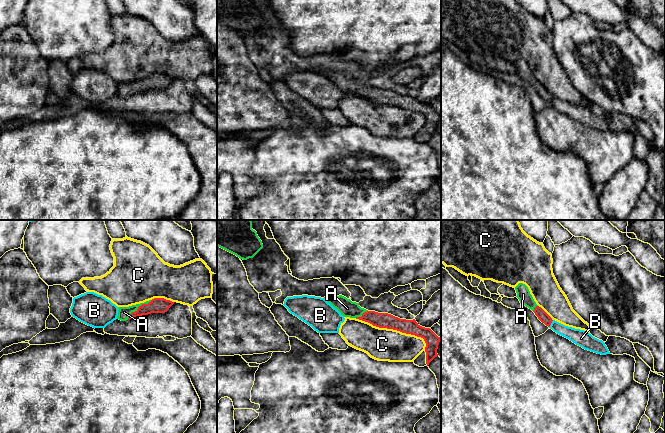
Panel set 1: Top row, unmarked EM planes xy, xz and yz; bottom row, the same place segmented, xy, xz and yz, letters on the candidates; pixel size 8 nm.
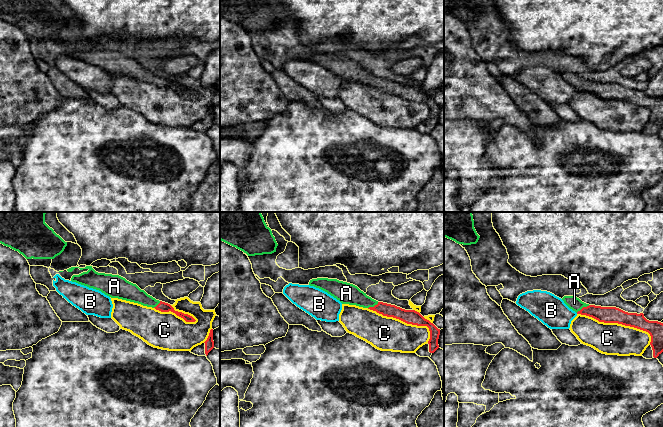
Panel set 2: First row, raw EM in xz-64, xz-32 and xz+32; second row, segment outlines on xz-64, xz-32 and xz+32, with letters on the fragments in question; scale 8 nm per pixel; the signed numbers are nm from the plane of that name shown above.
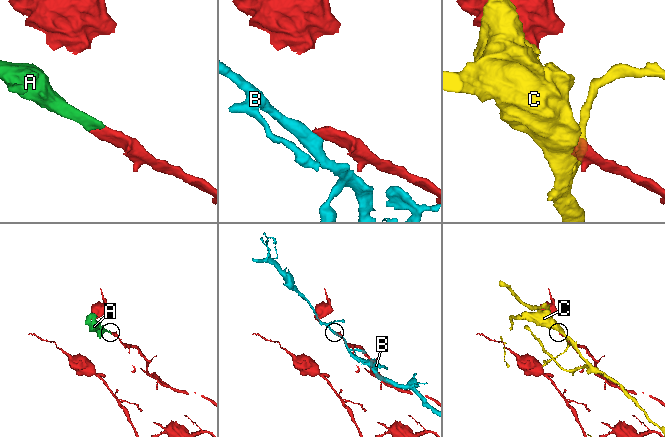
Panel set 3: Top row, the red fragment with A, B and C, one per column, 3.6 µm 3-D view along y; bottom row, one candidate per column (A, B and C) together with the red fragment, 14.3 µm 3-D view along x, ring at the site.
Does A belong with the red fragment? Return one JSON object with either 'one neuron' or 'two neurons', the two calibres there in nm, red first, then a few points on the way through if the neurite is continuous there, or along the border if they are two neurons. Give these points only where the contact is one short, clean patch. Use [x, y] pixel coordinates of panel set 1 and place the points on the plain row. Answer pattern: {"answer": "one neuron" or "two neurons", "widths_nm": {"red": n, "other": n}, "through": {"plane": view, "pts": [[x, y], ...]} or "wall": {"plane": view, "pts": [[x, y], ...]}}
{"answer": "one neuron", "widths_nm": {"red": 130, "other": 100}, "through": {"plane": "xy", "pts": [[157, 81], [138, 83], [134, 87], [124, 88]]}}

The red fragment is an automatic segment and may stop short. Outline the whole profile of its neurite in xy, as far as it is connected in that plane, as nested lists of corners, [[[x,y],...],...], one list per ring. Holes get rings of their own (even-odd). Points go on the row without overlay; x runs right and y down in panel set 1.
[[[154,74],[144,79],[132,81],[129,83],[119,83],[117,95],[126,97],[151,89],[165,89],[173,80],[174,78],[164,74]]]

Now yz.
[[[519,59],[515,63],[515,66],[517,69],[516,73],[519,75],[520,79],[531,85],[542,99],[550,103],[553,97],[552,94],[536,80],[528,63],[523,59]]]

